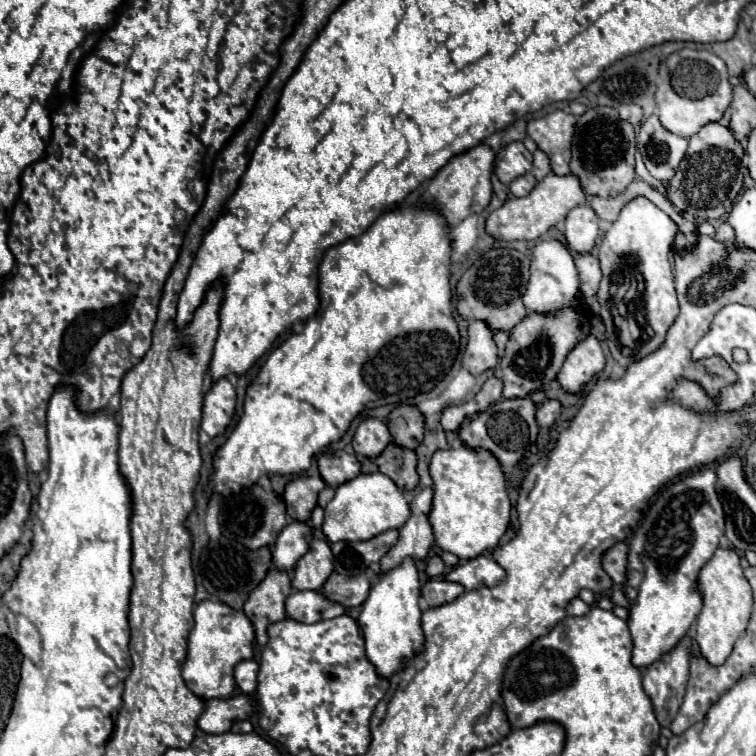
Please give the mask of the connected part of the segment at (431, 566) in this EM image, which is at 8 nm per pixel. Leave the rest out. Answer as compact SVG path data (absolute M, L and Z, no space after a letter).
M440 556L428 558L428 562L426 562L426 574L428 576L440 576L440 574L444 574L444 570L446 570L446 566L444 566Z

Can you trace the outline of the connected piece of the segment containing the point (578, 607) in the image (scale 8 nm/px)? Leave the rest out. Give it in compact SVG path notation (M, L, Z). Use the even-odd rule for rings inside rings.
M574 598L574 600L568 604L568 608L566 608L566 614L568 614L568 616L584 616L584 614L588 614L588 612L590 612L590 606L584 604L580 598Z

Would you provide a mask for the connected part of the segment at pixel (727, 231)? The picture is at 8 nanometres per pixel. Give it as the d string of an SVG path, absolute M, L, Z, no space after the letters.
M722 222L720 226L718 226L718 230L716 230L716 240L720 240L720 242L732 242L734 240L734 228L728 224L728 222Z

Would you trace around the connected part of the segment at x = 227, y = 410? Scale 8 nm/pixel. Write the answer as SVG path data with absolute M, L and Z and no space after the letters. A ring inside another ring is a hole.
M228 378L214 382L208 394L204 396L202 430L210 438L224 434L234 418L234 408L236 408L236 390L228 382Z

